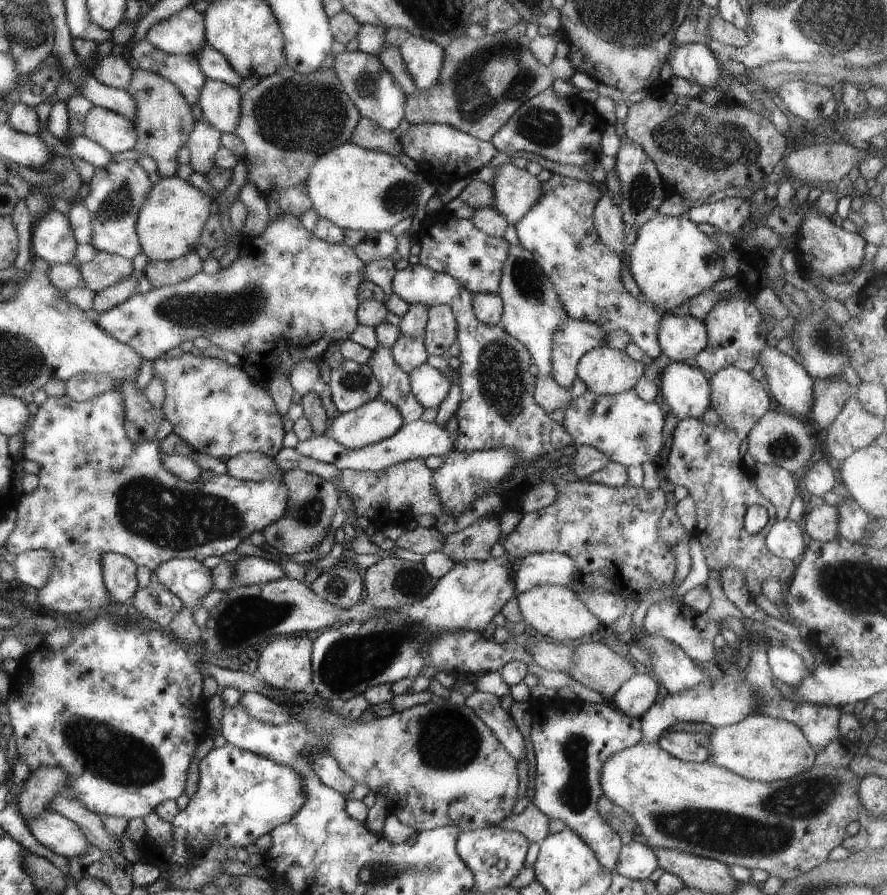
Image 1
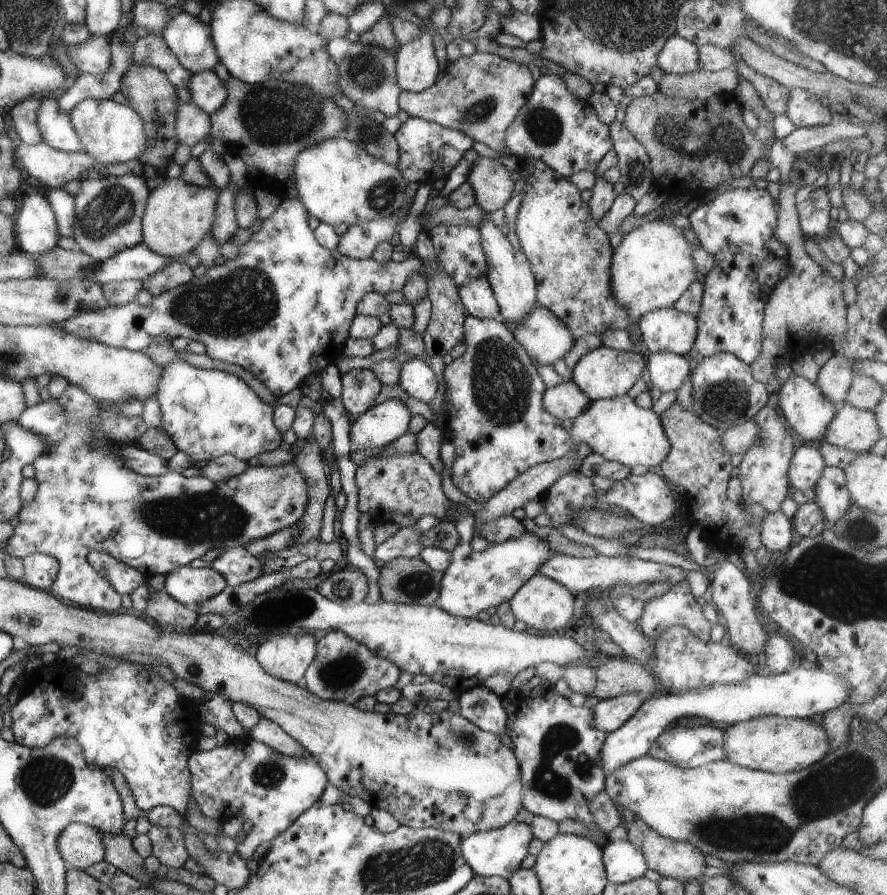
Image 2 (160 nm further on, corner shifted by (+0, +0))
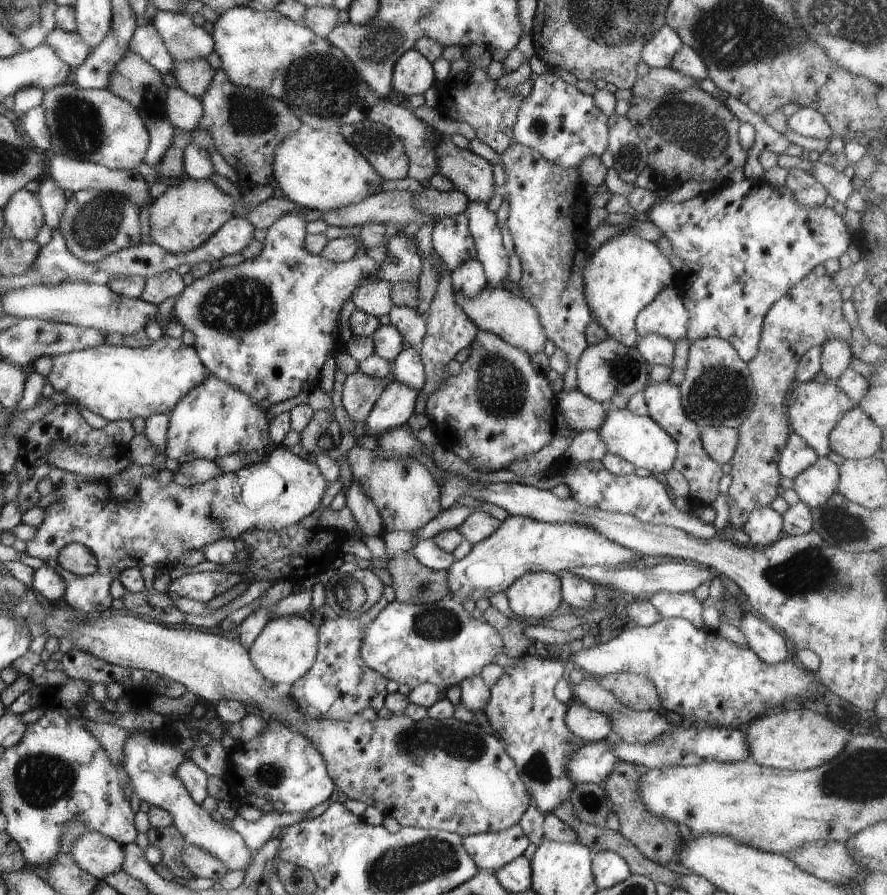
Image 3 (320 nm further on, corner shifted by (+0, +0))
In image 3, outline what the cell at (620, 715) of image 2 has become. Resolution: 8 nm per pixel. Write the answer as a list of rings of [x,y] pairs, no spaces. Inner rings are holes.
[[[572,705],[565,716],[566,726],[577,738],[588,743],[606,739],[611,731],[611,720],[586,705]]]

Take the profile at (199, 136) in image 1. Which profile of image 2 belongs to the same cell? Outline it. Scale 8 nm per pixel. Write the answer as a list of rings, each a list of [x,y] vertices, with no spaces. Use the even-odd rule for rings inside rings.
[[[192,100],[189,103],[180,101],[176,113],[175,131],[180,143],[192,147],[199,140],[212,139],[212,122],[209,114]]]

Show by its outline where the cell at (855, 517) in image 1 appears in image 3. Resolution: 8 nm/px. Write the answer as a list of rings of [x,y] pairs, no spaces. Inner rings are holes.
[[[820,457],[808,468],[799,472],[793,478],[792,488],[800,500],[814,508],[825,504],[830,496],[836,494],[839,481],[839,466],[830,461],[828,457]]]

